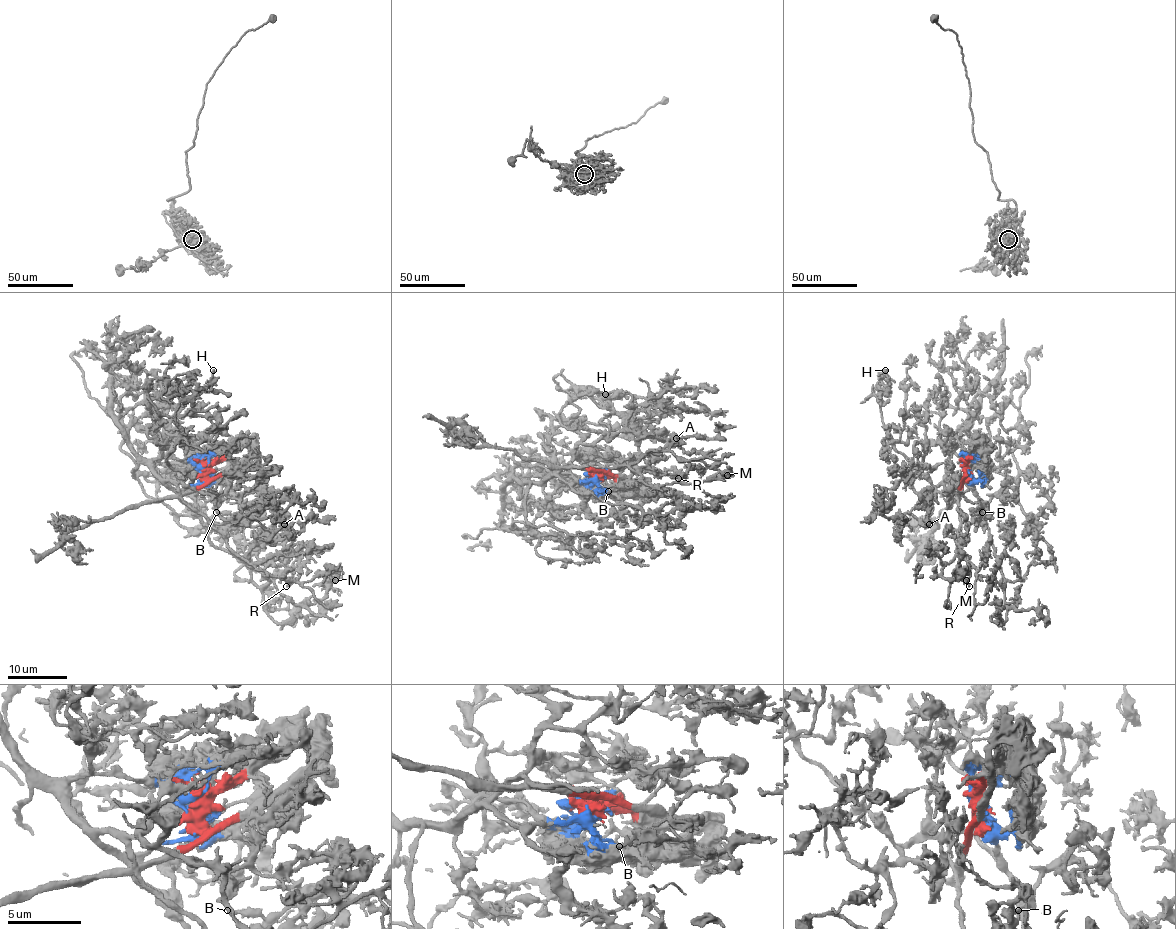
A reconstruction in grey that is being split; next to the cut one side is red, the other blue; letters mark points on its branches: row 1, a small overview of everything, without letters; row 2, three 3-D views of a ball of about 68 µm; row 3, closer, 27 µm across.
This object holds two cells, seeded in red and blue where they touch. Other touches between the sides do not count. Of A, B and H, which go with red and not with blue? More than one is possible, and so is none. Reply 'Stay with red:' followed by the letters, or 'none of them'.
Stay with red: none of them

